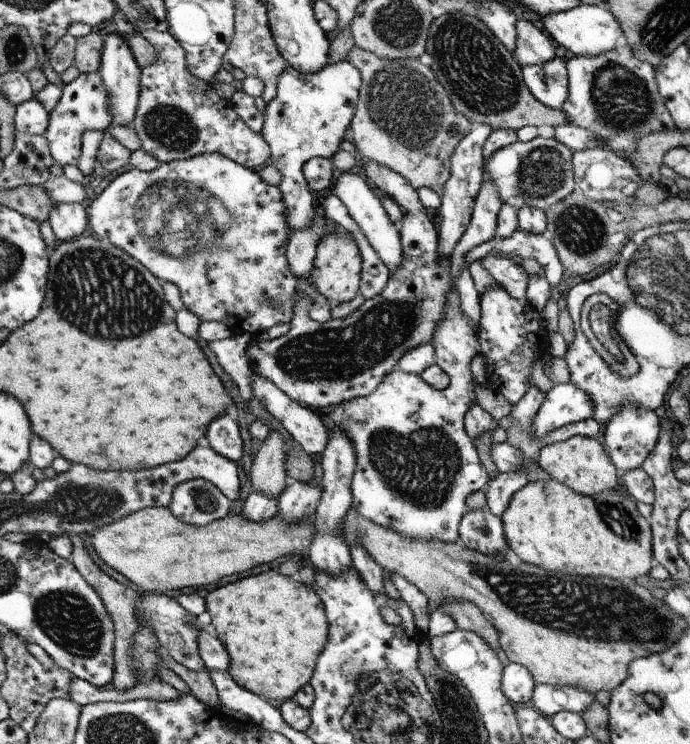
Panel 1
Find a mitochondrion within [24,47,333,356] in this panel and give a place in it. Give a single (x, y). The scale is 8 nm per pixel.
(100, 296)

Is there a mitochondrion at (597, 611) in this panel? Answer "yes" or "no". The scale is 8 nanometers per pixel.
yes

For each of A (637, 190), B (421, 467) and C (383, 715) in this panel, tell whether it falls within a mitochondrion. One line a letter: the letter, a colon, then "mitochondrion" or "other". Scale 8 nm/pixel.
A: other
B: mitochondrion
C: mitochondrion

